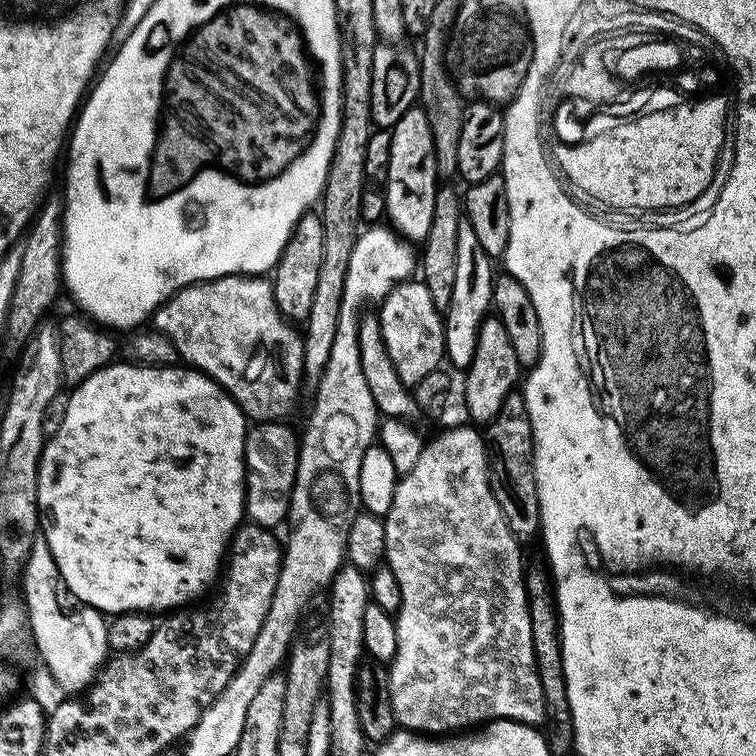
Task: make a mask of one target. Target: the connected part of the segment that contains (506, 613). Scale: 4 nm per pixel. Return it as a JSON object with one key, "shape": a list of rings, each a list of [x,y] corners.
{"shape":[[[448,428],[423,445],[414,468],[397,479],[392,494],[392,504],[382,520],[384,525],[382,555],[388,559],[388,568],[392,571],[393,578],[400,583],[400,616],[398,612],[395,617],[398,646],[396,647],[396,657],[390,662],[389,668],[392,669],[386,672],[389,698],[392,700],[395,723],[401,729],[411,730],[417,734],[429,734],[428,732],[456,734],[461,730],[471,729],[468,728],[471,724],[480,724],[483,720],[500,720],[499,722],[515,722],[529,726],[540,726],[540,723],[543,725],[546,720],[542,682],[536,672],[530,591],[528,592],[527,586],[524,585],[524,560],[520,557],[521,545],[505,524],[504,516],[500,513],[500,507],[494,495],[493,481],[491,479],[488,481],[490,452],[486,447],[485,437],[481,433],[480,437],[475,432],[477,429],[472,428]]]}

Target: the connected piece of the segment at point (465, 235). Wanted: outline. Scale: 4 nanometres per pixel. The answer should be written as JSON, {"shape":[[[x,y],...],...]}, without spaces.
{"shape":[[[466,218],[458,222],[458,274],[454,278],[454,291],[450,294],[450,306],[443,317],[444,354],[447,363],[460,370],[467,370],[474,362],[474,350],[478,346],[478,330],[492,308],[493,257],[482,250],[474,235],[474,226]]]}

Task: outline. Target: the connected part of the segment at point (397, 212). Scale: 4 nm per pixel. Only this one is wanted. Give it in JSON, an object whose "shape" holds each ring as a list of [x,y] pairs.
{"shape":[[[414,106],[402,114],[401,120],[392,127],[390,142],[390,166],[386,194],[386,216],[391,227],[409,242],[422,242],[430,230],[430,218],[434,218],[434,198],[438,187],[434,134],[430,134],[430,118],[424,109]]]}

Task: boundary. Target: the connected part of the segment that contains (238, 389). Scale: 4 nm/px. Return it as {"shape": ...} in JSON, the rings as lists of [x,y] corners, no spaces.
{"shape":[[[246,275],[238,276],[220,276],[216,280],[206,280],[198,284],[191,284],[189,288],[184,288],[180,292],[176,292],[165,304],[161,304],[154,313],[155,331],[161,332],[166,338],[170,338],[170,342],[174,342],[174,346],[178,350],[181,361],[187,367],[194,368],[198,372],[205,372],[215,384],[219,384],[223,391],[234,398],[234,402],[238,402],[238,406],[244,411],[245,416],[252,422],[276,422],[292,408],[292,403],[296,400],[296,395],[302,392],[302,381],[304,379],[303,372],[303,346],[304,341],[299,331],[278,310],[278,306],[274,302],[274,294],[272,293],[272,281],[268,278],[253,278]]]}

